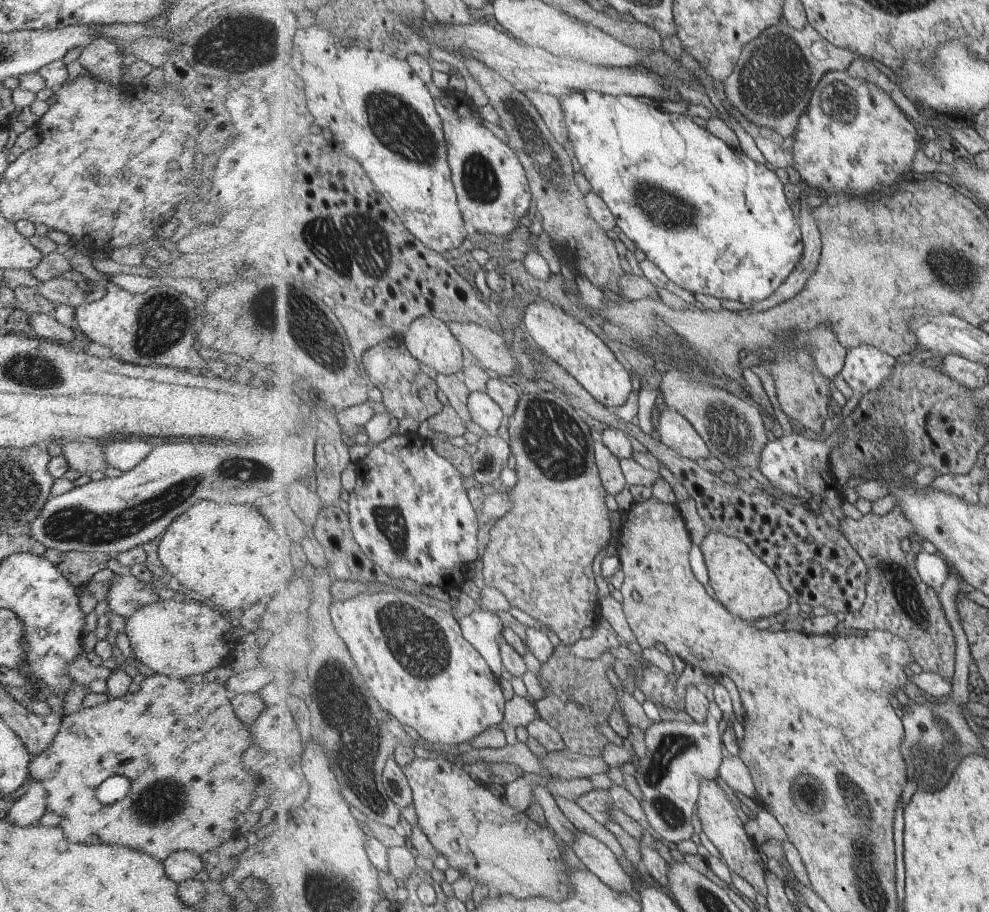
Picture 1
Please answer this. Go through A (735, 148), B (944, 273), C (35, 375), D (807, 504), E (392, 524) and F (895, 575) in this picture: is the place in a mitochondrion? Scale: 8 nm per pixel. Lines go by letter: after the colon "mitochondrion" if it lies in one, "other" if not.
A: other
B: mitochondrion
C: mitochondrion
D: other
E: mitochondrion
F: mitochondrion

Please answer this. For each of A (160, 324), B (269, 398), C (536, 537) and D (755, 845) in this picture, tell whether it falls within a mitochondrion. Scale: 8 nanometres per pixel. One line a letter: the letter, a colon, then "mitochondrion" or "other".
A: mitochondrion
B: other
C: other
D: other

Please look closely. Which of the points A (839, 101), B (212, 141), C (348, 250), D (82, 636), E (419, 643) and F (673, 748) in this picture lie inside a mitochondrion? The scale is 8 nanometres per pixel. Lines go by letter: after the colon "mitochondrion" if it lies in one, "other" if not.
A: mitochondrion
B: other
C: mitochondrion
D: other
E: mitochondrion
F: mitochondrion

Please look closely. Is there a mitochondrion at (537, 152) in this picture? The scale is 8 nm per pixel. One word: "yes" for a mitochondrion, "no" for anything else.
yes

